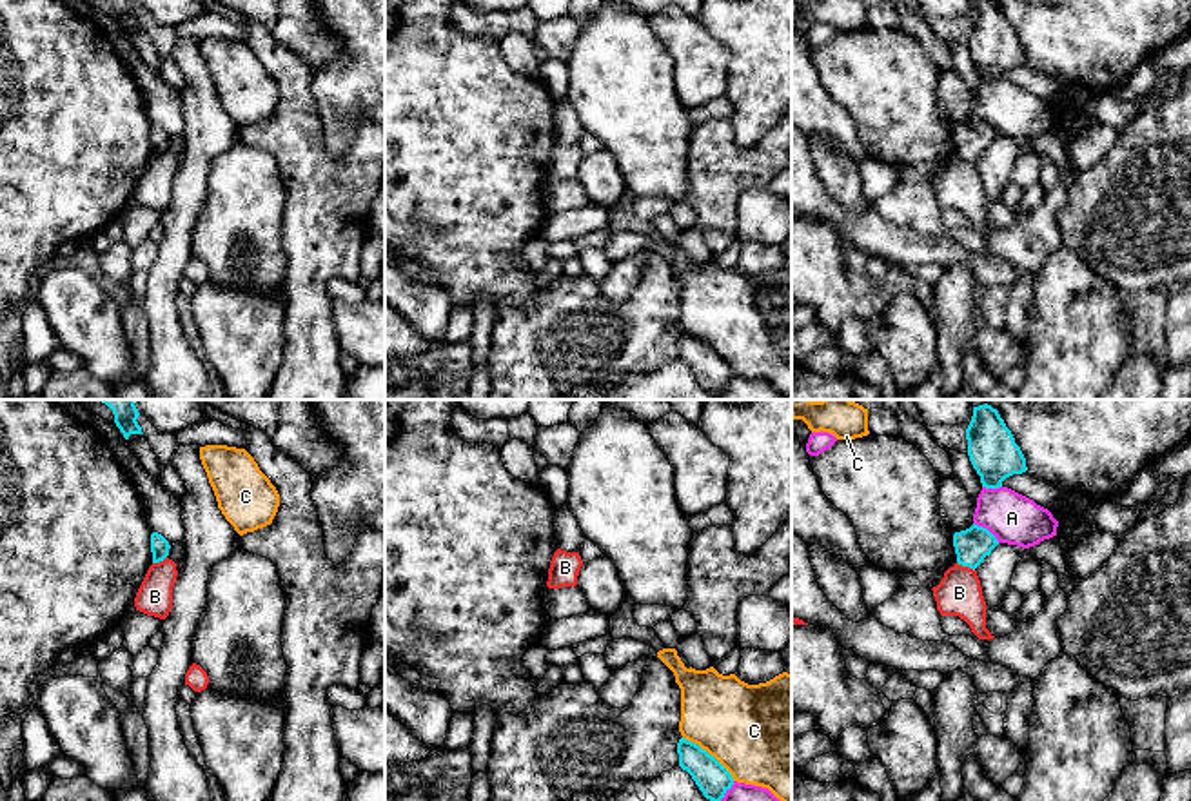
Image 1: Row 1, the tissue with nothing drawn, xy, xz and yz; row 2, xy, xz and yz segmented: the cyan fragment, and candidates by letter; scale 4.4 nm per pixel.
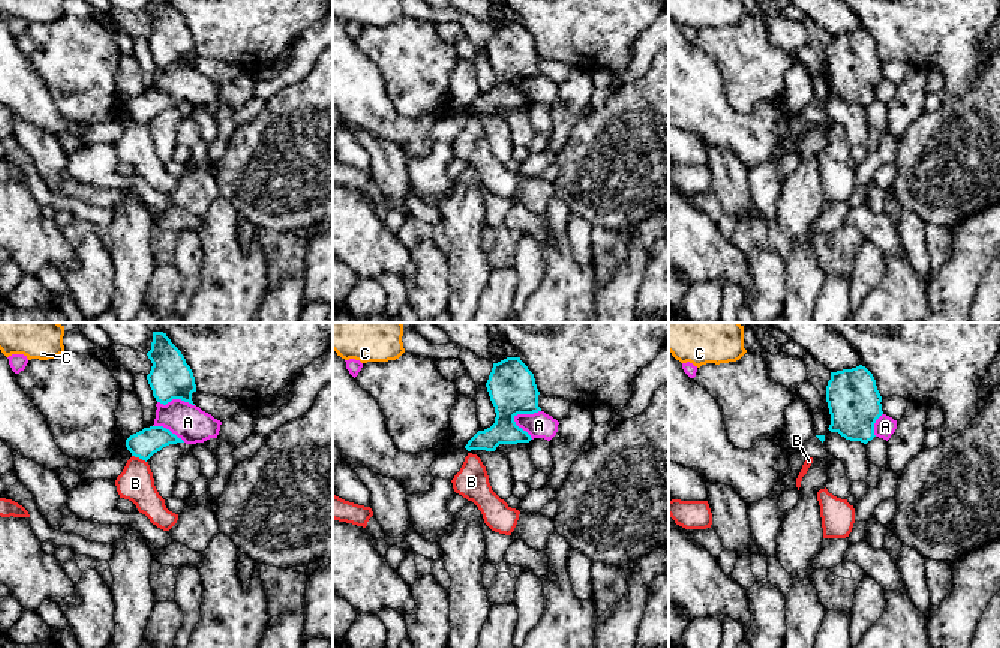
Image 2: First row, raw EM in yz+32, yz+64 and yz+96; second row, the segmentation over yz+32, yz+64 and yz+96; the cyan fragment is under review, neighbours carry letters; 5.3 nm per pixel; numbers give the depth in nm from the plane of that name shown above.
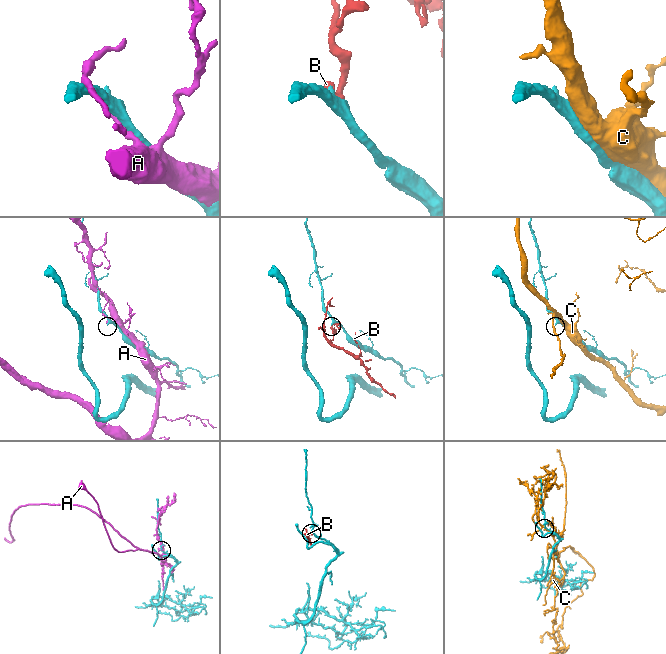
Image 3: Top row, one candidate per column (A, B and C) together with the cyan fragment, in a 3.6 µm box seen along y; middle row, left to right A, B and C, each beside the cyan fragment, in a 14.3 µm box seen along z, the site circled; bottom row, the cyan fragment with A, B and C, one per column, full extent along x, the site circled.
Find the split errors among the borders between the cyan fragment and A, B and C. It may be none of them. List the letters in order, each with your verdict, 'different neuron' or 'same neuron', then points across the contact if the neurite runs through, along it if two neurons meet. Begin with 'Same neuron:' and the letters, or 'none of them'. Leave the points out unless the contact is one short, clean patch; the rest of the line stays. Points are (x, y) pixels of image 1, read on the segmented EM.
Same neuron: none of them
A: different neuron
B: different neuron; border along yz (957, 562), (974, 571)
C: different neuron

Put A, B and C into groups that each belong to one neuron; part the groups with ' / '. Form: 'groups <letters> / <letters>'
groups A / B / C

